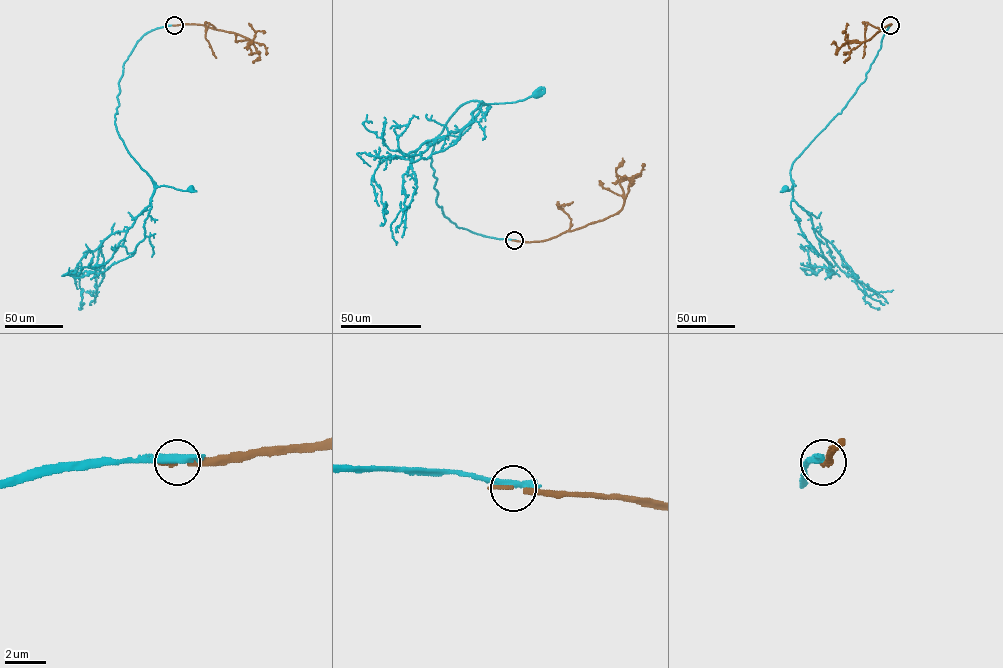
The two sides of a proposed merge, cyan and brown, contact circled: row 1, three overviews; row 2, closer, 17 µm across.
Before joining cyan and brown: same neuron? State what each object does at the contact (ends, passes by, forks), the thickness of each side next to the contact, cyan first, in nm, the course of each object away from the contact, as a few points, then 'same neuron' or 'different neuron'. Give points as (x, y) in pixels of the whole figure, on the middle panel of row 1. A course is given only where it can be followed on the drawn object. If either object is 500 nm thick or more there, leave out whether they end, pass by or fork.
cyan ends there; brown ends there; 420 nm thick on the cyan side, 280 nm on the other; cyan runs (514, 240), (458, 227), (443, 215), (437, 204), (431, 154), (446, 123), (462, 104), (515, 102), (536, 93); brown runs (514, 240), (543, 241), (616, 214), (624, 201), (620, 182), (639, 174), (642, 164); different neuron

